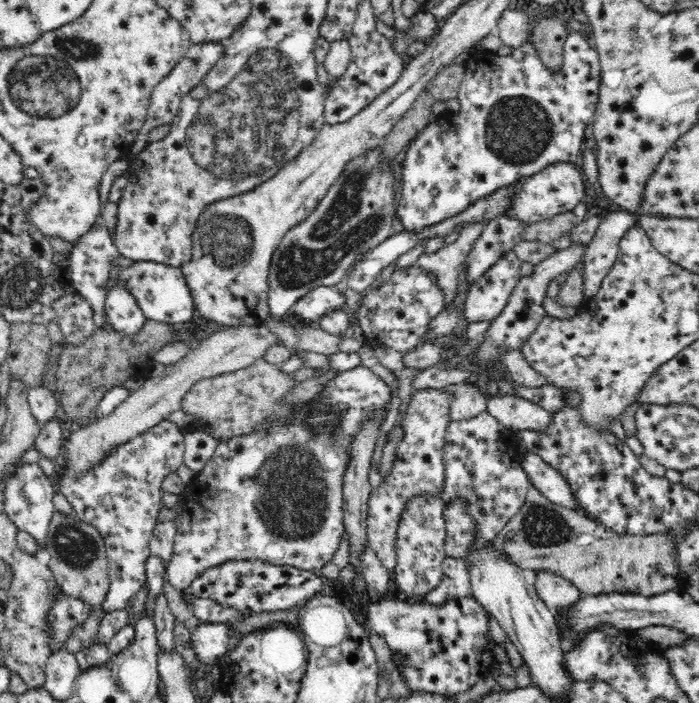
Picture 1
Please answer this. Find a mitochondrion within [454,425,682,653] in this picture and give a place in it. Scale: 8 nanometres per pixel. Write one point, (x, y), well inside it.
(541, 526)

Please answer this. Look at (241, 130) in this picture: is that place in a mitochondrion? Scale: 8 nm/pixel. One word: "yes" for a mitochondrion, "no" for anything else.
yes

